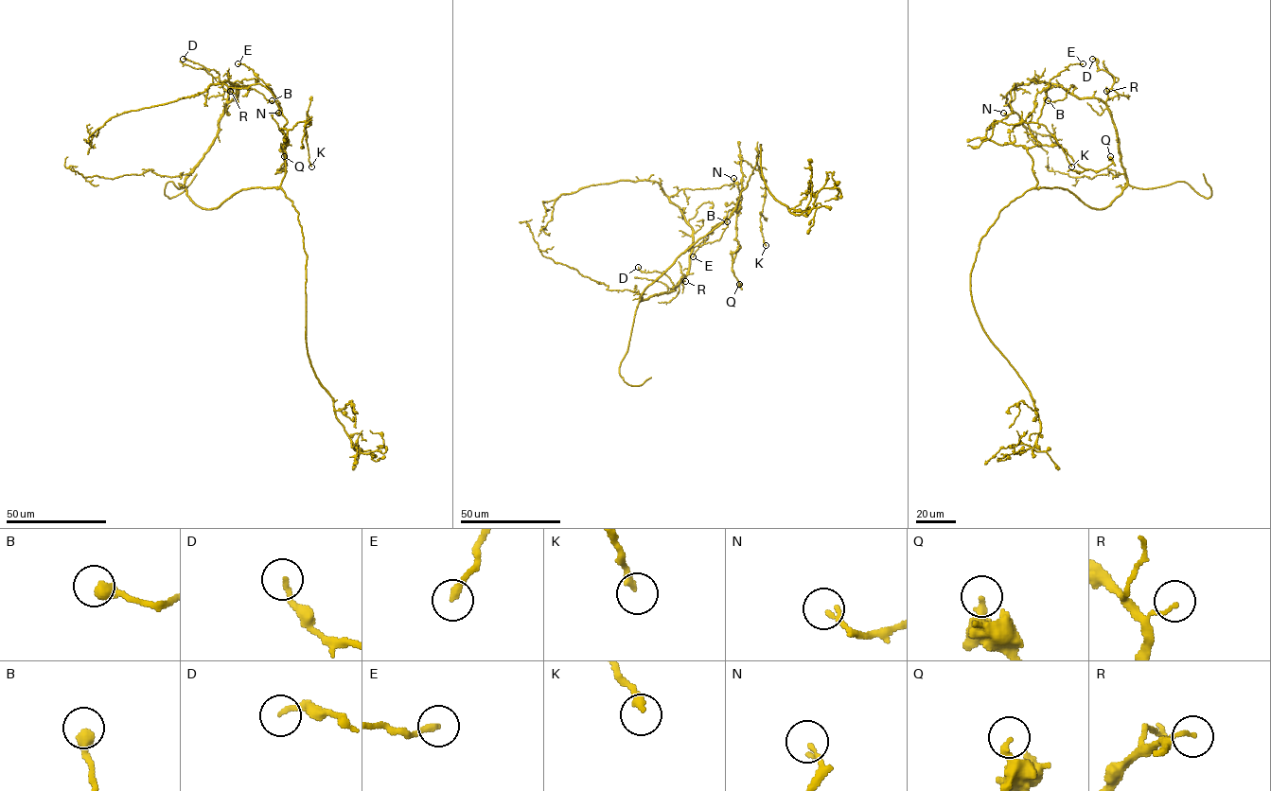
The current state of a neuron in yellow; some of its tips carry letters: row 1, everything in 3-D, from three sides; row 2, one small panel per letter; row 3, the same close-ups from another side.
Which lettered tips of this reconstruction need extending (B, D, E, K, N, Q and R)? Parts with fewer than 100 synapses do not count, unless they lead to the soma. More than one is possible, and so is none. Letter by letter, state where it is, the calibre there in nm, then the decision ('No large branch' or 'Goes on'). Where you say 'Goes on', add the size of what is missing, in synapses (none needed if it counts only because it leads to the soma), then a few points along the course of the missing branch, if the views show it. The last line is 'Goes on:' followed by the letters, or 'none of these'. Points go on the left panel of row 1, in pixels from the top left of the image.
B: Place: (272, 100). Thickness 420 nm. No large branch
D: Place: (183, 59). Thickness 170 nm. No large branch
E: Place: (238, 63). Thickness 220 nm. No large branch
K: Place: (311, 166). Thickness 260 nm. No large branch
N: Place: (278, 113). Thickness 180 nm. No large branch
Q: Place: (284, 156). Thickness 320 nm. No large branch
R: Place: (230, 91). Thickness 120 nm. No large branch
Goes on: none of these

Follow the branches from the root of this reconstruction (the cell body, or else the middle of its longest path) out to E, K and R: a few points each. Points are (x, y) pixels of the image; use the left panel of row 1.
E: (232, 196), (247, 188), (278, 187), (287, 145), (287, 121), (275, 96), (252, 69), (238, 63)
K: (232, 196), (247, 188), (279, 186), (287, 131), (297, 122), (310, 124), (305, 130), (311, 166)
R: (232, 196), (216, 207), (203, 209), (190, 199), (185, 185), (185, 178), (216, 136), (230, 91)

